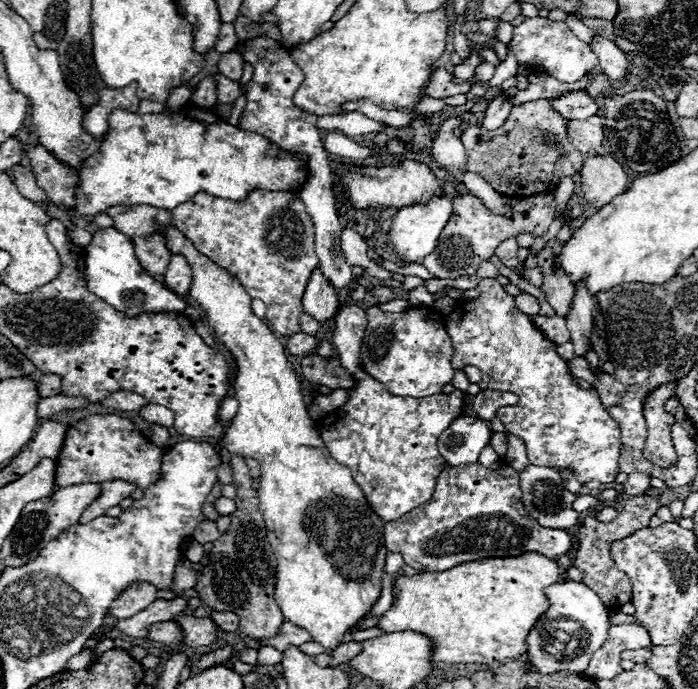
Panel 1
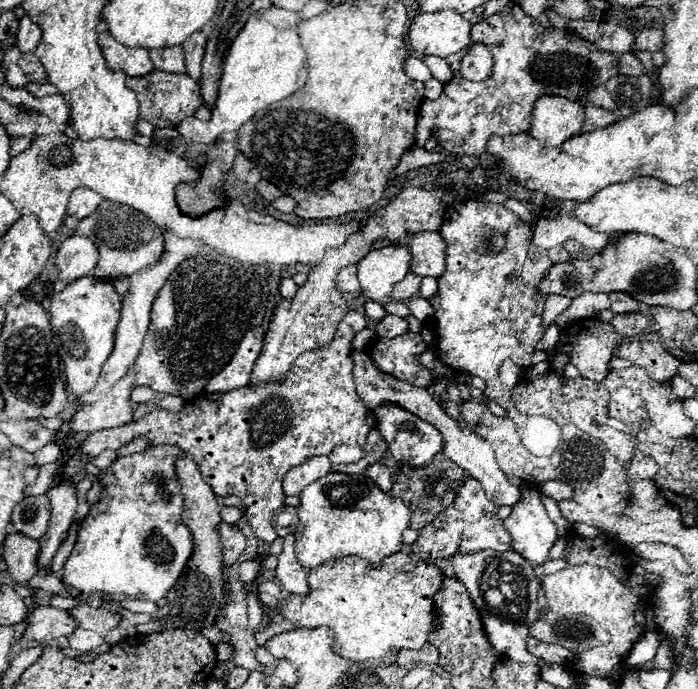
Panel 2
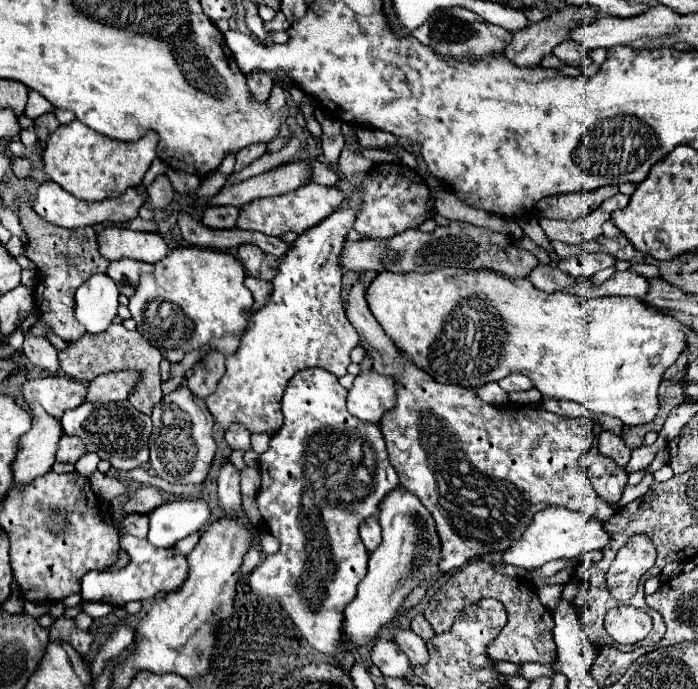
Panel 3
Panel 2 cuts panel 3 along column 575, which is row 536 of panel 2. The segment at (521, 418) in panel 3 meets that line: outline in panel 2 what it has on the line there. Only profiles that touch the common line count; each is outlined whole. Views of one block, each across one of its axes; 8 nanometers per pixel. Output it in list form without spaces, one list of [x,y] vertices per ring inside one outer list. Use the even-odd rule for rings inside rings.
[[[474,478],[460,480],[454,488],[454,502],[452,508],[440,512],[432,522],[418,530],[416,542],[410,546],[412,556],[424,562],[436,562],[452,558],[456,552],[482,552],[482,550],[496,550],[504,552],[510,550],[510,534],[504,528],[502,520],[498,518],[498,508],[486,498],[482,486]]]

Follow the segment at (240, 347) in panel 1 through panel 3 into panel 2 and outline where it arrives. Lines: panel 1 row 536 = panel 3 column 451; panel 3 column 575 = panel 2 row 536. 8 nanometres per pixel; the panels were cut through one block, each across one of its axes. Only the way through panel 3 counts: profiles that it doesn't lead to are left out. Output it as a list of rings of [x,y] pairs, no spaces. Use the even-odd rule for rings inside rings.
[[[328,472],[324,478],[308,484],[298,500],[298,526],[296,526],[296,560],[302,568],[316,570],[328,560],[342,556],[360,556],[368,562],[380,562],[396,552],[402,544],[402,532],[410,522],[410,510],[400,499],[384,494],[374,480],[366,476]]]

